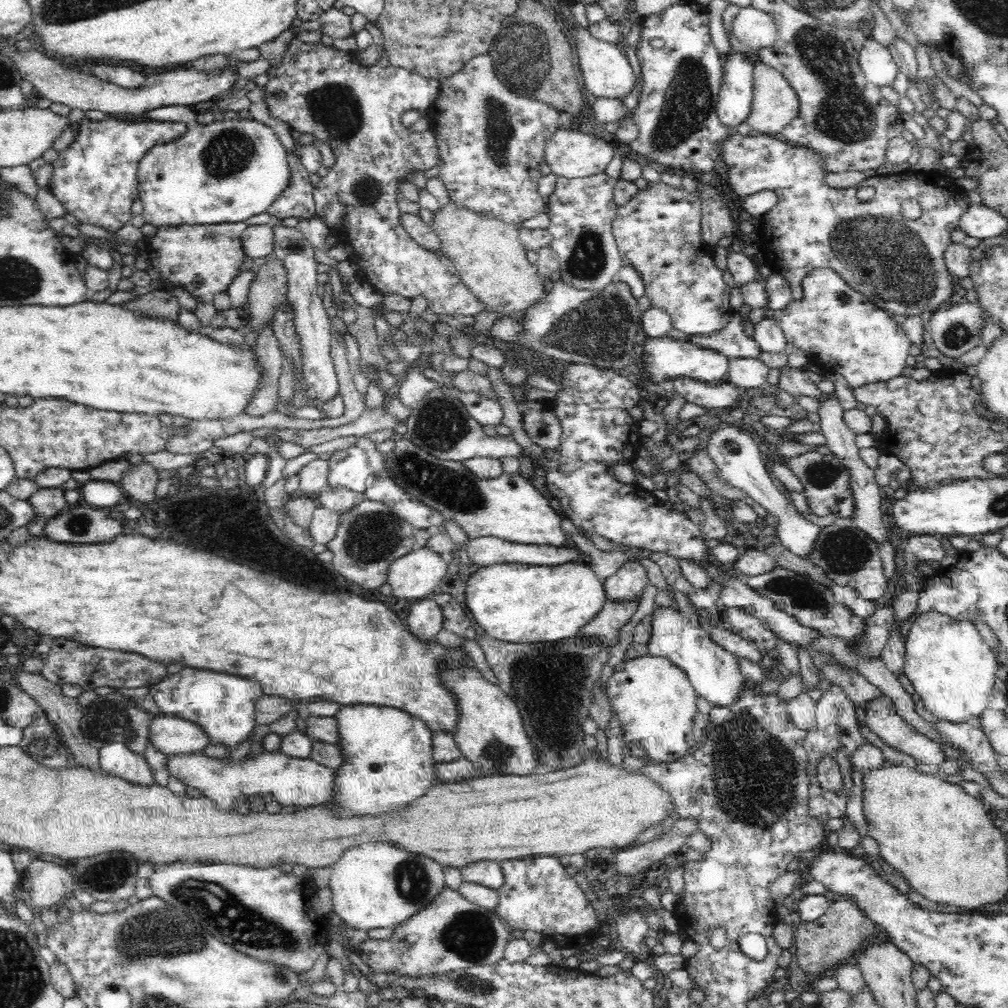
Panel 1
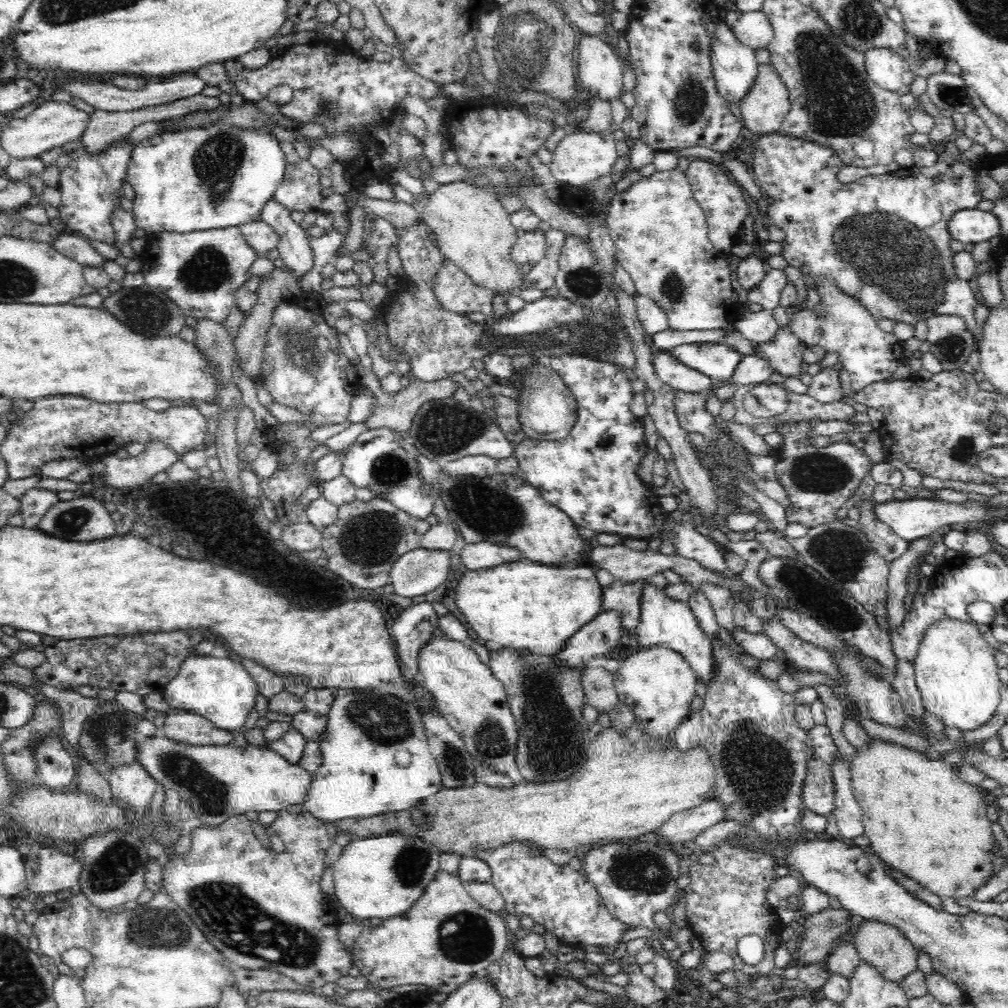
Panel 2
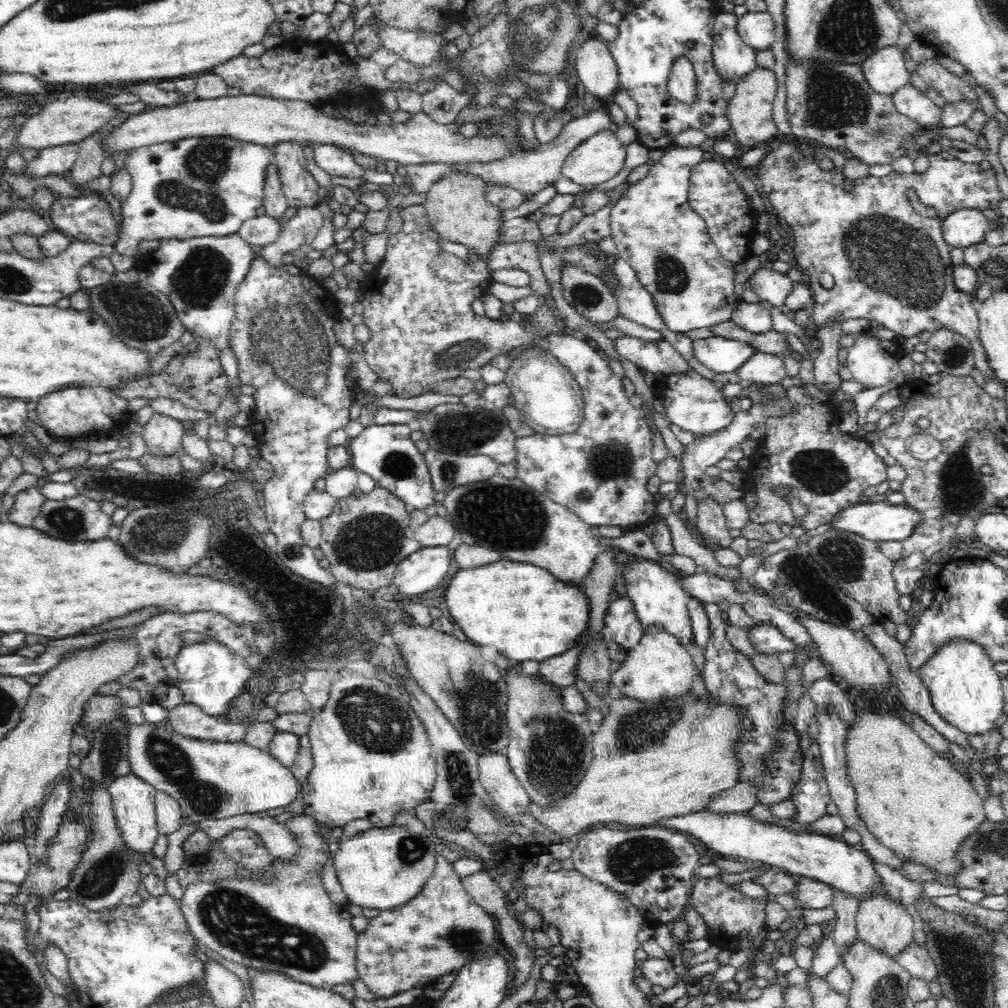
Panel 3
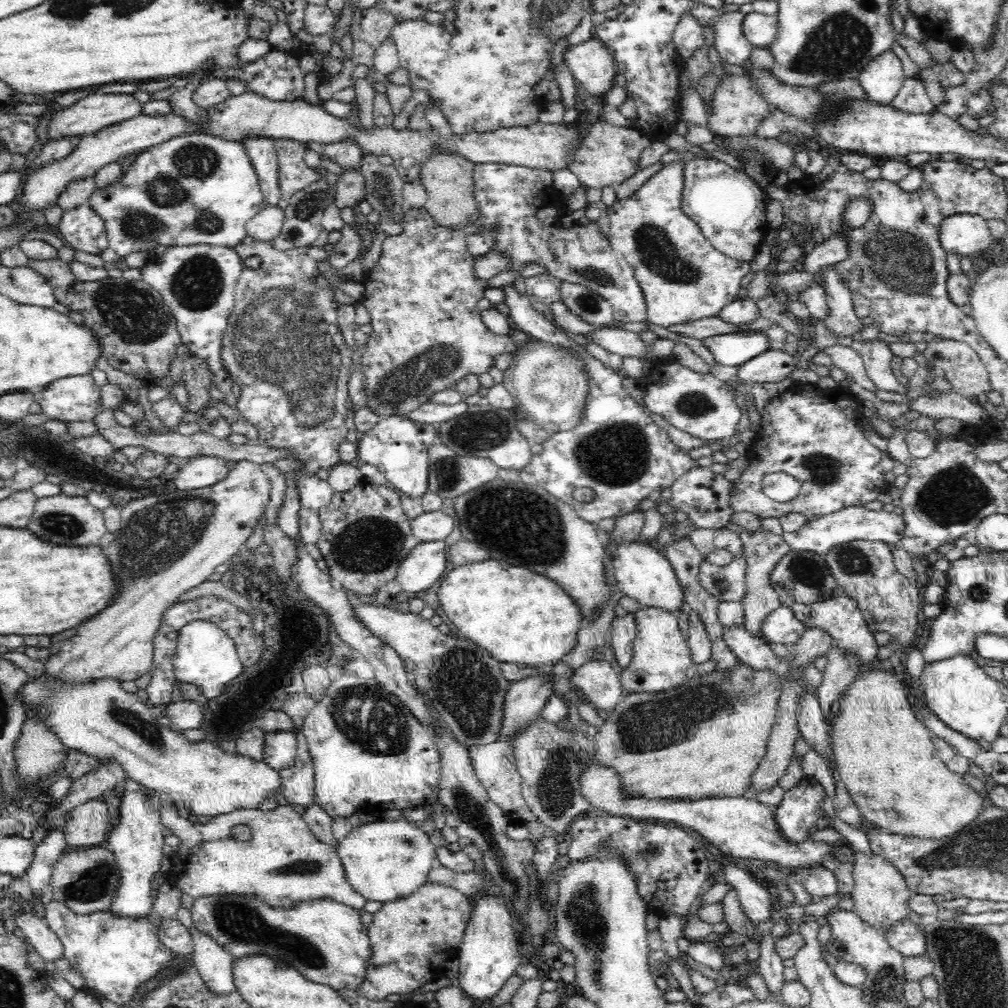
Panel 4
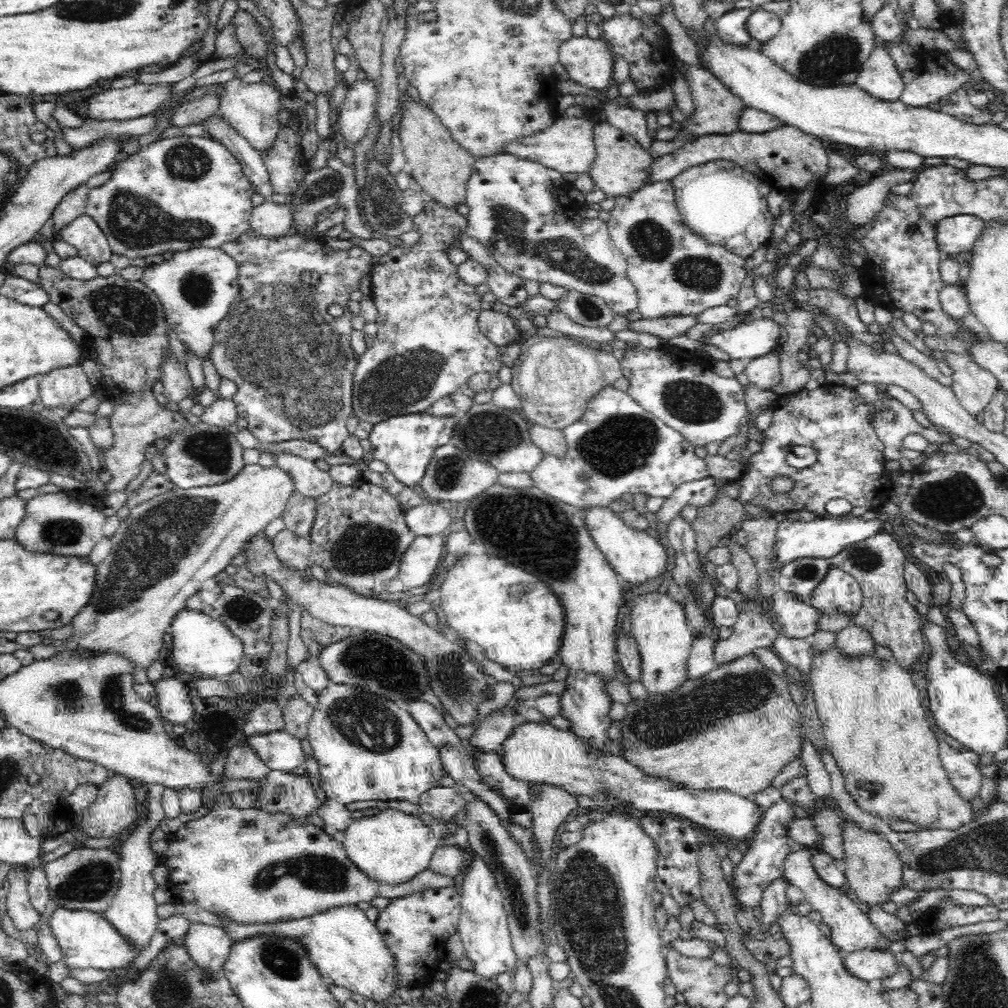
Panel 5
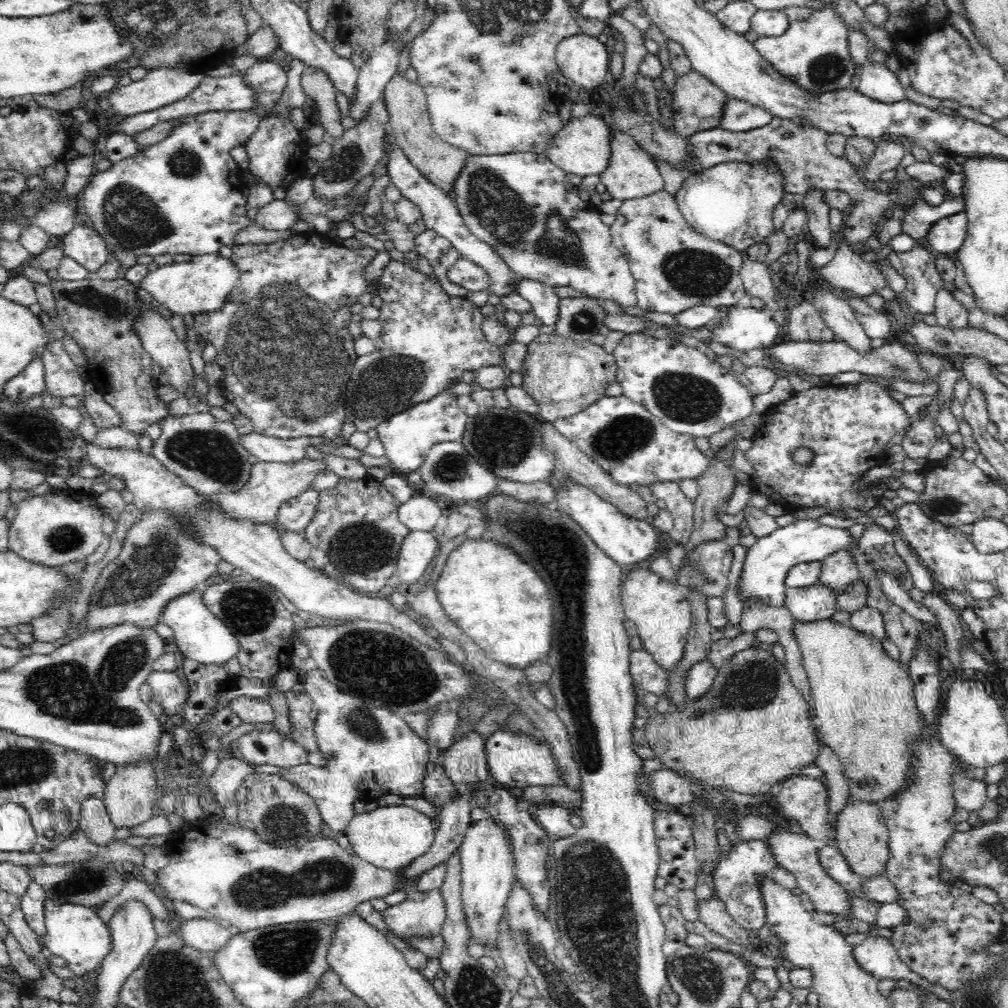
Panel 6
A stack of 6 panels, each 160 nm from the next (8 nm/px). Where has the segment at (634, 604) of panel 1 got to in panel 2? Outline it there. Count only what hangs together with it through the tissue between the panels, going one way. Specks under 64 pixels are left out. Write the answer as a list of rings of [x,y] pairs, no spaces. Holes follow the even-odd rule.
[[[602,610],[567,640],[555,658],[562,666],[584,667],[592,656],[606,655],[611,651],[623,636],[622,631],[620,615],[615,610]]]

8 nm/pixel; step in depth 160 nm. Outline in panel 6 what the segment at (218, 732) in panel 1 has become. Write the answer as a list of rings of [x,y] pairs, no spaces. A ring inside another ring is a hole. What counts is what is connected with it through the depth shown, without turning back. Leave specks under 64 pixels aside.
[[[198,588],[188,594],[173,598],[162,609],[161,622],[174,630],[174,638],[180,652],[186,658],[202,665],[218,665],[226,667],[233,656],[237,656],[239,644],[233,631],[204,605],[202,601],[203,588]]]

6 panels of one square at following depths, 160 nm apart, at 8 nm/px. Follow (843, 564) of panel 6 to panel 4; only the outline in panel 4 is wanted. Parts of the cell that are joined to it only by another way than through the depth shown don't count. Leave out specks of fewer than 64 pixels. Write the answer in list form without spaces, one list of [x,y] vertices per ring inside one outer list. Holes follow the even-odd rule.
[[[836,585],[835,595],[829,599],[807,605],[795,603],[791,607],[794,616],[800,623],[804,624],[805,629],[824,629],[830,635],[832,645],[842,649],[842,654],[856,654],[864,662],[876,660],[876,654],[878,654],[880,646],[874,639],[873,632],[870,632],[866,619],[858,608],[858,603],[852,597],[848,597],[840,585]]]

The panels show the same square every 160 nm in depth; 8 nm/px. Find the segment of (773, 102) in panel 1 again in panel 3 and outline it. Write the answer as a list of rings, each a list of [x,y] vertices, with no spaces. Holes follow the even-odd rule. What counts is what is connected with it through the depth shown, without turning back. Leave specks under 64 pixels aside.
[[[756,68],[737,83],[737,89],[730,100],[727,100],[726,116],[729,118],[733,140],[744,146],[757,146],[767,141],[779,131],[772,119],[772,102],[776,98],[777,79],[770,69]]]

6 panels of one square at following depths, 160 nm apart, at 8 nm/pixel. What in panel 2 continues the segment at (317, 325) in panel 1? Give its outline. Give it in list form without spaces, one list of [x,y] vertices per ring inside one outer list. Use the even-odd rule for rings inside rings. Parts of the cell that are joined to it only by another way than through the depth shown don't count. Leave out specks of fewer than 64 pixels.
[[[272,197],[262,208],[261,219],[276,231],[279,236],[279,258],[282,259],[284,267],[290,270],[290,274],[300,281],[314,268],[312,245],[302,227],[290,214],[286,207]]]

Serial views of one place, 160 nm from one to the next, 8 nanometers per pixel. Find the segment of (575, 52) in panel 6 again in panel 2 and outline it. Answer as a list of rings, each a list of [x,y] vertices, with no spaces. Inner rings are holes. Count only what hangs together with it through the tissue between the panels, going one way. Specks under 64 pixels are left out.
[[[584,34],[578,43],[578,76],[595,98],[618,98],[623,86],[623,63],[614,47],[600,36]]]

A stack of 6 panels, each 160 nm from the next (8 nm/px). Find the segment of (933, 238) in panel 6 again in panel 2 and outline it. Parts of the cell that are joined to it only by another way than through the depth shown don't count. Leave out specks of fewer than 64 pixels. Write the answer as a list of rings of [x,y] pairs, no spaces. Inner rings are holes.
[[[976,208],[959,210],[949,220],[949,235],[951,240],[959,240],[963,244],[982,242],[1000,236],[999,218],[992,211],[982,211]]]

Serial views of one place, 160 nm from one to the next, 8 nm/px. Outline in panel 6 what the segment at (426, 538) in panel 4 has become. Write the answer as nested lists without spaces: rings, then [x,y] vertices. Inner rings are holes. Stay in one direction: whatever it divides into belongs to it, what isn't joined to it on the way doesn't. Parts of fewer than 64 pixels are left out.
[[[415,494],[399,506],[397,516],[411,531],[432,533],[435,532],[437,524],[443,523],[446,512],[445,505],[435,498],[431,498],[428,494]]]

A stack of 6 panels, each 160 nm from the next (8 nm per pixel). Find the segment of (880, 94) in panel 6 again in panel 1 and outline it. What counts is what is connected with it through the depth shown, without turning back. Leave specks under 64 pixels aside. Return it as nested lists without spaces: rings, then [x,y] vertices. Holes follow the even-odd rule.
[[[867,39],[860,51],[858,64],[867,82],[879,88],[892,86],[900,72],[893,48],[885,47],[875,39]]]

